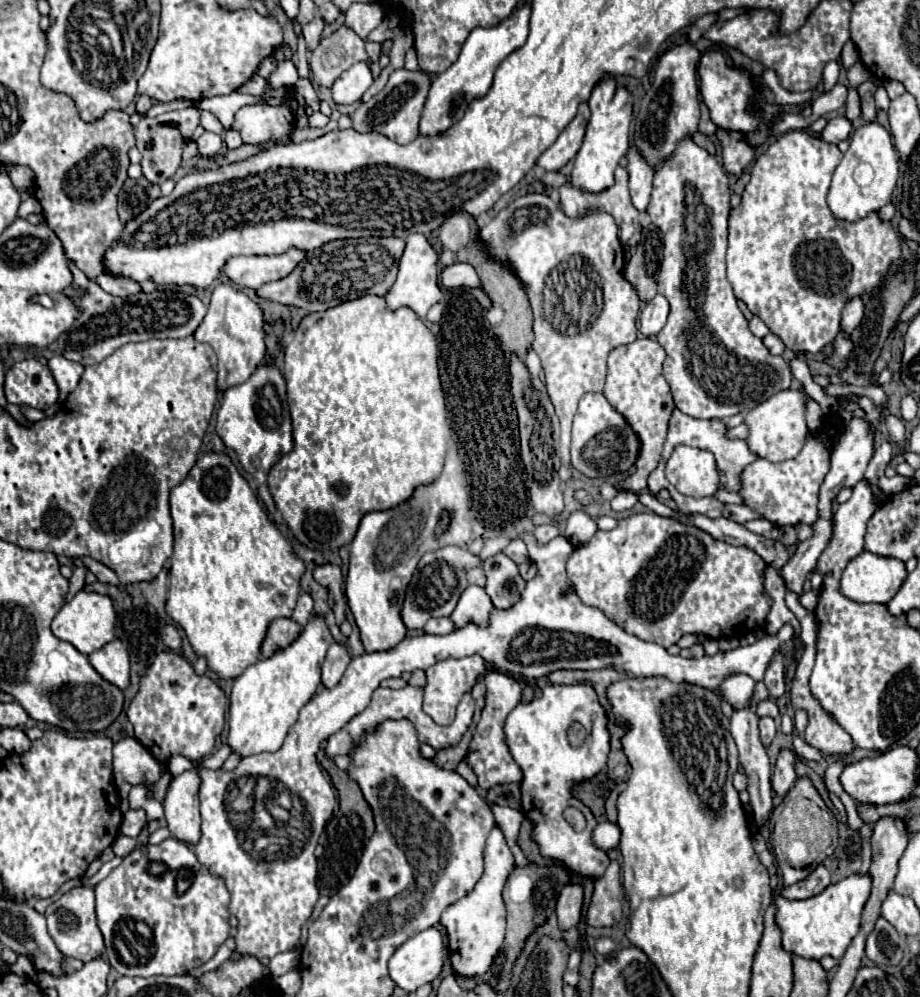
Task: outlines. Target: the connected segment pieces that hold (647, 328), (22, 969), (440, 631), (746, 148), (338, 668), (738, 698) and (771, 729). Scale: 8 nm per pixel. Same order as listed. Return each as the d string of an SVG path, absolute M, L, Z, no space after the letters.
M655 295L649 303L645 303L643 311L641 311L641 333L647 335L647 337L655 337L665 321L667 321L667 315L669 315L669 303L663 295Z
M17 957L17 963L11 967L11 971L17 975L23 975L23 977L29 977L29 979L35 979L35 975L37 975L27 957Z
M439 617L439 619L429 619L427 625L425 625L425 633L429 635L445 635L445 633L451 633L455 629L451 617Z
M717 129L717 137L723 143L723 165L729 173L733 175L741 175L747 165L751 163L755 151L753 147L747 143L743 133L737 131L725 131L725 129Z
M333 643L327 651L327 657L323 661L323 685L325 687L335 687L341 679L341 675L345 673L347 665L349 665L349 653L343 645Z
M733 675L729 679L723 681L723 687L721 691L725 693L727 701L733 705L733 707L745 707L751 693L753 693L753 685L755 681L747 675Z
M761 717L759 719L759 731L761 731L761 741L765 747L769 747L775 739L775 731L777 731L777 725L771 717Z

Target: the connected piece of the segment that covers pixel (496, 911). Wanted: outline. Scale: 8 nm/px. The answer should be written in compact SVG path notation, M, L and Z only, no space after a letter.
M501 831L489 833L483 859L485 859L485 871L477 881L477 885L473 887L473 891L469 891L461 901L449 905L441 915L441 925L447 929L449 937L453 971L467 977L481 977L489 969L493 957L501 949L505 935L505 905L501 899L501 891L509 873L515 867L515 861Z

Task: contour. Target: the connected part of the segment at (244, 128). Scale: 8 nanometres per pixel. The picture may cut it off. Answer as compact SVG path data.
M247 105L235 113L233 129L243 137L243 143L263 143L271 137L287 135L295 125L295 115L289 107Z

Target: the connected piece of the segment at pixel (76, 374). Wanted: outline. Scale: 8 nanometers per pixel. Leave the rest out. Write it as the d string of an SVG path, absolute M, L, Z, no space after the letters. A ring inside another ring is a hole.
M63 355L51 357L47 365L49 365L49 369L51 369L51 373L59 385L59 403L63 403L65 397L69 397L69 393L77 387L85 367L81 363L65 359Z

